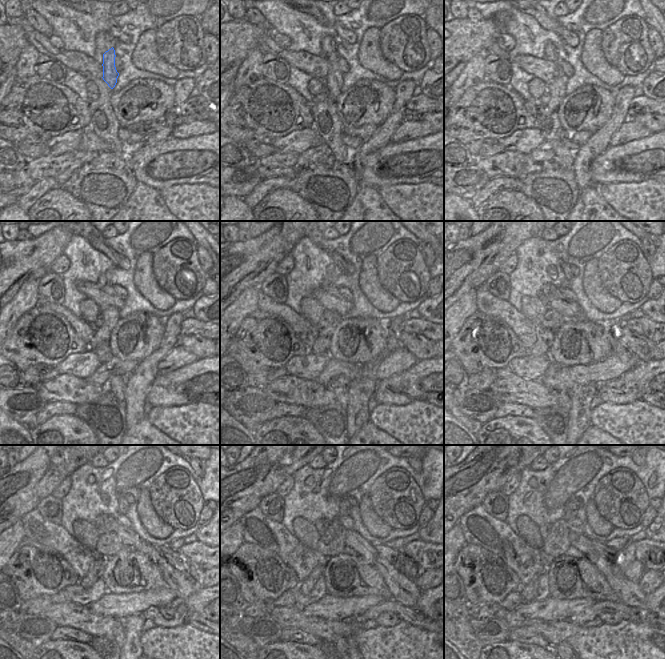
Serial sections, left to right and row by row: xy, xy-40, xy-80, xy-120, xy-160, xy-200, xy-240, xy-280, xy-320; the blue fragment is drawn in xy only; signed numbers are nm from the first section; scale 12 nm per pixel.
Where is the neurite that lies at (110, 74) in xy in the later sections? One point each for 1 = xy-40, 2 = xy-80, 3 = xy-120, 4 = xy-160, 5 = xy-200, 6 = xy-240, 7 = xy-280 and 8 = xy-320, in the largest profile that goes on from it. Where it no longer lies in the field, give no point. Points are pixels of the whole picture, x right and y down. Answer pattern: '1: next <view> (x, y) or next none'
1: next xy-40 (333, 82)
2: next xy-80 (557, 86)
3: next xy-120 (111, 314)
4: next xy-160 (320, 347)
5: next xy-200 (544, 341)
6: next xy-240 (96, 571)
7: next xy-280 (308, 584)
8: next xy-320 (528, 592)

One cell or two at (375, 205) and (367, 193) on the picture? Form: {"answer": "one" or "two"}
{"answer": "one"}

